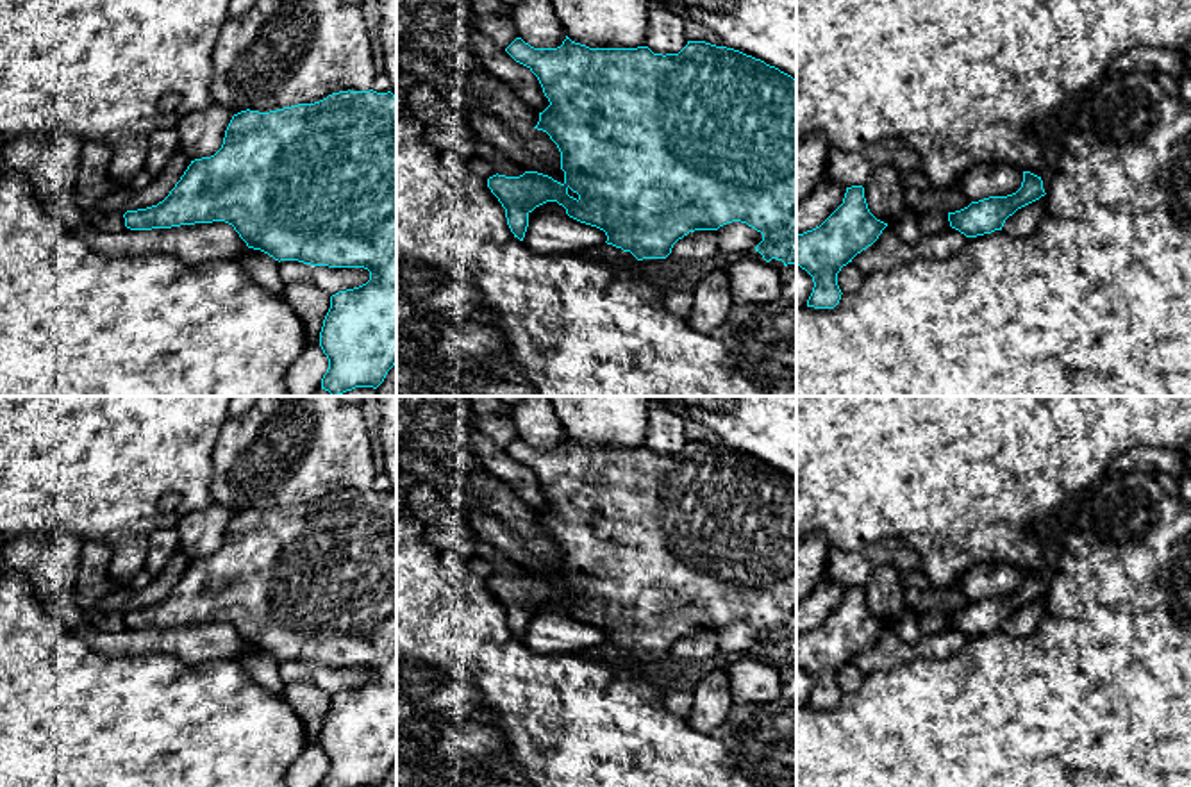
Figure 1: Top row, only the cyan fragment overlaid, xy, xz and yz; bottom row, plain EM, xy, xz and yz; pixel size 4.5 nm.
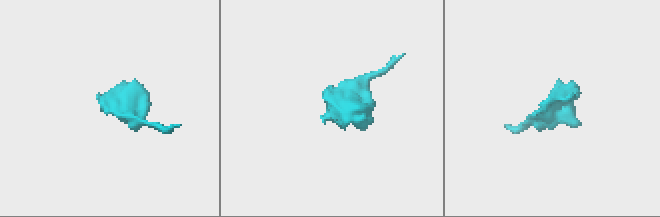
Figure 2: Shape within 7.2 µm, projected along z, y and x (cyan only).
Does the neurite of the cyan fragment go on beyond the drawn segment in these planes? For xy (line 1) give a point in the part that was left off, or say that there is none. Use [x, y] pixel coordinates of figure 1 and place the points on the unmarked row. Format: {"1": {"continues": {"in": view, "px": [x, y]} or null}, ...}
{"1": {"continues": null}}

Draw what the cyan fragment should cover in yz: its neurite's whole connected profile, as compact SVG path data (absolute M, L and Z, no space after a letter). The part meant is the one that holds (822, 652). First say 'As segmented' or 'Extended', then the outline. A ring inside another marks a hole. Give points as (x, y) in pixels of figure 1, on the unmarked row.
As segmented. M846 587L843 603L816 628L796 635L796 666L805 669L814 682L812 692L807 700L807 707L834 708L841 700L841 689L837 685L837 673L852 659L871 646L887 623L877 619L866 603L864 587Z

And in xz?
As segmented. M568 435L557 448L534 448L521 437L516 437L505 451L537 476L550 501L550 505L539 512L539 521L534 528L546 532L557 544L561 551L561 569L564 571L562 584L537 571L525 571L520 576L496 573L487 578L487 587L505 609L507 625L514 637L523 641L529 626L529 614L536 607L546 601L557 601L566 609L570 617L604 630L607 644L630 651L637 660L666 659L673 644L689 632L718 630L727 623L741 621L762 634L762 641L755 646L755 651L759 651L766 662L777 659L782 660L784 666L796 664L796 480L791 475L739 450L716 446L705 441L687 441L679 453L662 455L654 453L648 446L589 448L571 441Z

